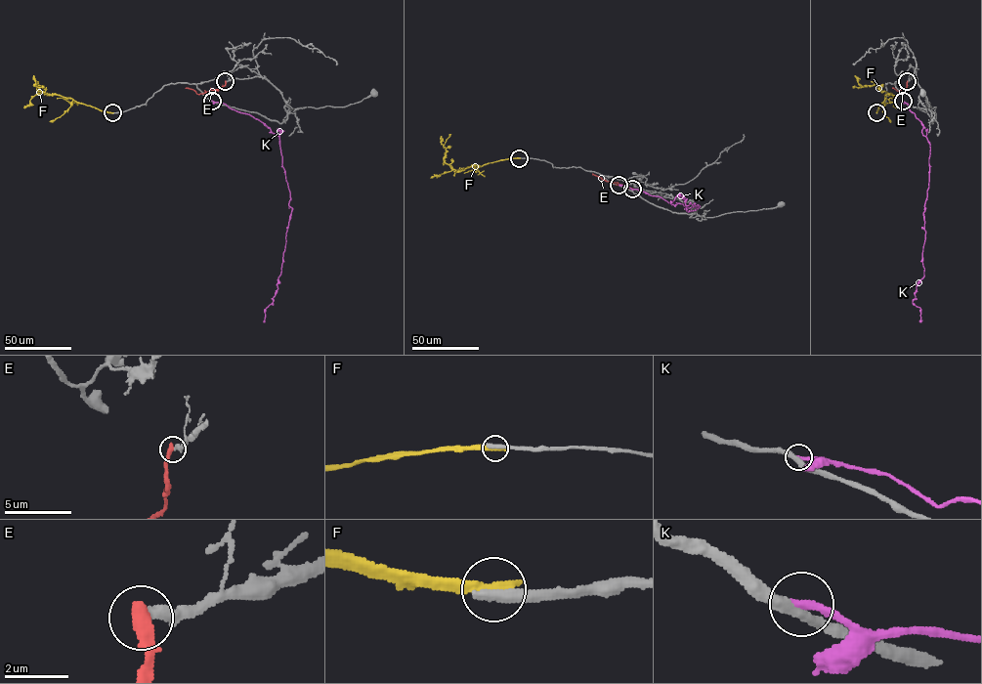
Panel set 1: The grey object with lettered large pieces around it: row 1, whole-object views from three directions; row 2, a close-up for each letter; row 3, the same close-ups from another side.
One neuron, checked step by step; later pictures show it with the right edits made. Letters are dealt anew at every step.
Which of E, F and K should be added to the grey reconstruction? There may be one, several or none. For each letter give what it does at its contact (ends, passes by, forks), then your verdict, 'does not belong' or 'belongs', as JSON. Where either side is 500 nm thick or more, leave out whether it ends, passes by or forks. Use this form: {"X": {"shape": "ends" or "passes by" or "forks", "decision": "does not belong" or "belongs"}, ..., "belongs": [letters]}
{"E": {"shape": "ends", "decision": "does not belong"}, "F": {"shape": "ends", "decision": "does not belong"}, "K": {"shape": "ends", "decision": "does not belong"}, "belongs": []}

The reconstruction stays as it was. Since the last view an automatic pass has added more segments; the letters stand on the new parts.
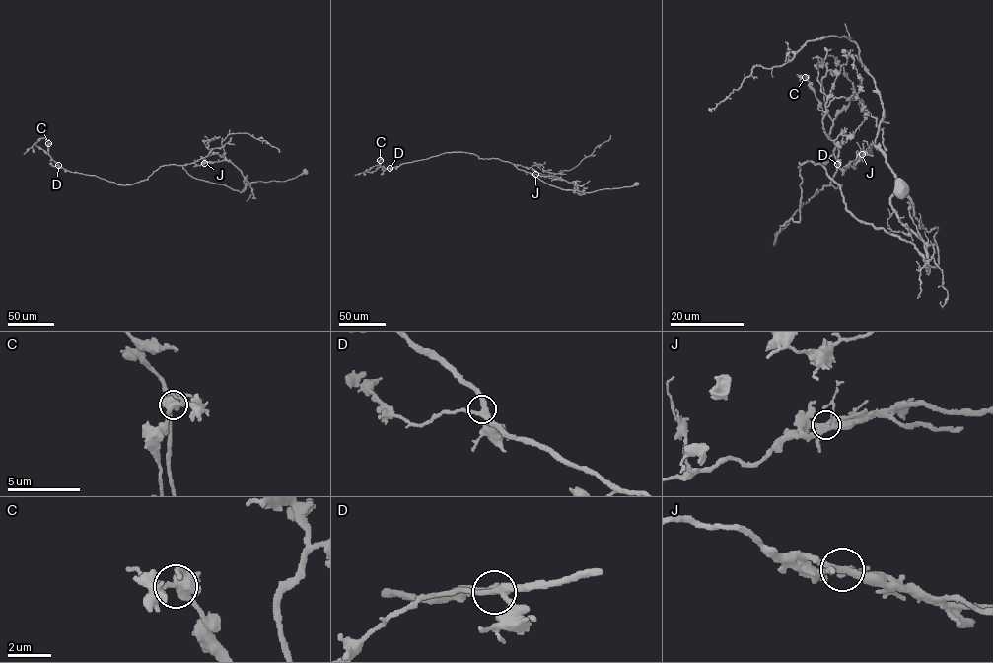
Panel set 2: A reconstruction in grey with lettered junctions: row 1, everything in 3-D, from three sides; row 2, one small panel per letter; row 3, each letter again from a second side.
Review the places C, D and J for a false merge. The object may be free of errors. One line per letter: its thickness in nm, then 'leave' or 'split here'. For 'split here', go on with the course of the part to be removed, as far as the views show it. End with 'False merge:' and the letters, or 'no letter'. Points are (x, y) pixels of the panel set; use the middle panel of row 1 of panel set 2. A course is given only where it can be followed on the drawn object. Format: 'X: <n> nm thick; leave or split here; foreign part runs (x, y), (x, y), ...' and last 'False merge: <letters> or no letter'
C: 480 nm thick; leave
D: 320 nm thick; leave
J: 320 nm thick; split here
False merge: J

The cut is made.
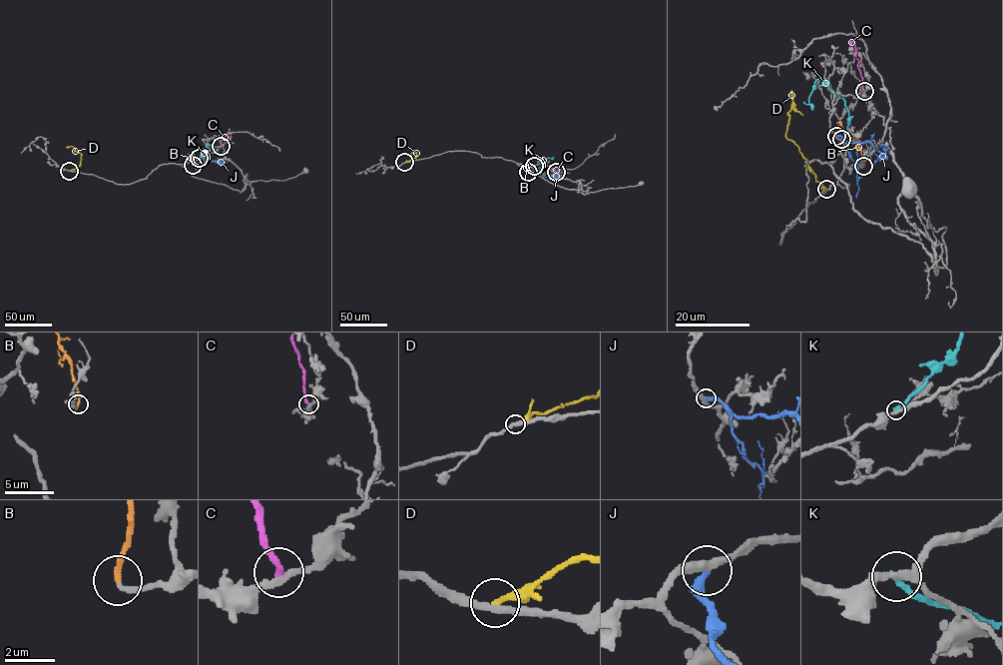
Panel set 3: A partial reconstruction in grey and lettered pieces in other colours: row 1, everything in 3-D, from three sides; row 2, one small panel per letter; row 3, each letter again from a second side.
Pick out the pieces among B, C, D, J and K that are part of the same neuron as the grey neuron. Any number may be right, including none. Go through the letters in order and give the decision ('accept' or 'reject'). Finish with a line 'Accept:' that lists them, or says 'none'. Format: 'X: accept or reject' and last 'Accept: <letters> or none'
B: accept
C: reject
D: reject
J: reject
K: reject
Accept: B

